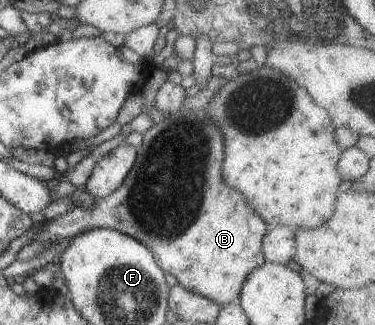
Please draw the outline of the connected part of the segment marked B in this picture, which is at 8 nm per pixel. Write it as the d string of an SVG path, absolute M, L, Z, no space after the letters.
M206 109L170 113L142 134L136 160L118 189L106 197L94 198L89 209L75 207L48 223L38 225L35 241L63 241L91 228L114 229L142 243L154 255L159 269L164 274L172 275L182 289L200 295L220 307L235 302L248 273L264 262L261 240L267 227L246 205L236 189L222 185L222 149L222 133L218 125L210 121Z

